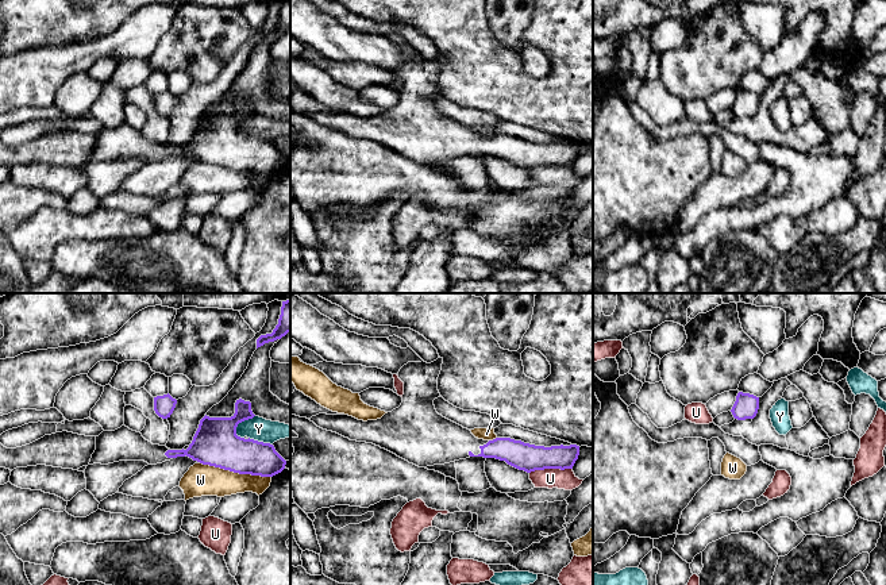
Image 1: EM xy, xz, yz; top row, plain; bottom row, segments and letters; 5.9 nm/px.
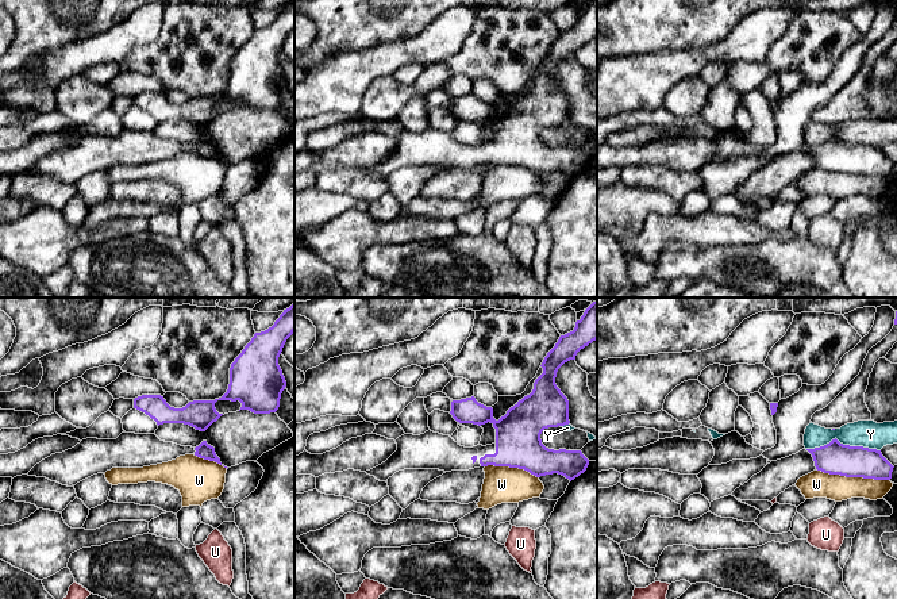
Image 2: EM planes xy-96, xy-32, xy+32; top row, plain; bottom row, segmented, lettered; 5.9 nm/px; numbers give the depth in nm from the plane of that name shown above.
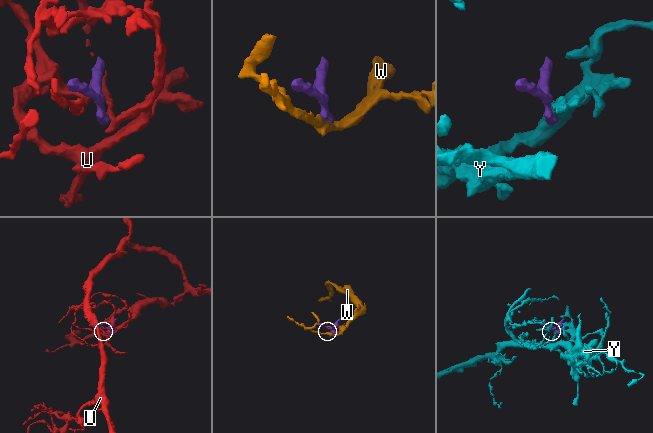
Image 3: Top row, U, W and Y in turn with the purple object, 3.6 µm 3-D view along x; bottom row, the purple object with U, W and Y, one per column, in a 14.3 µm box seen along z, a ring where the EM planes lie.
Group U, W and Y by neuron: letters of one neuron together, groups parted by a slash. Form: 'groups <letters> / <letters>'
groups U / W / Y

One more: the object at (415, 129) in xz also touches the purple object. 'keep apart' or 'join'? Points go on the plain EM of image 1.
join

